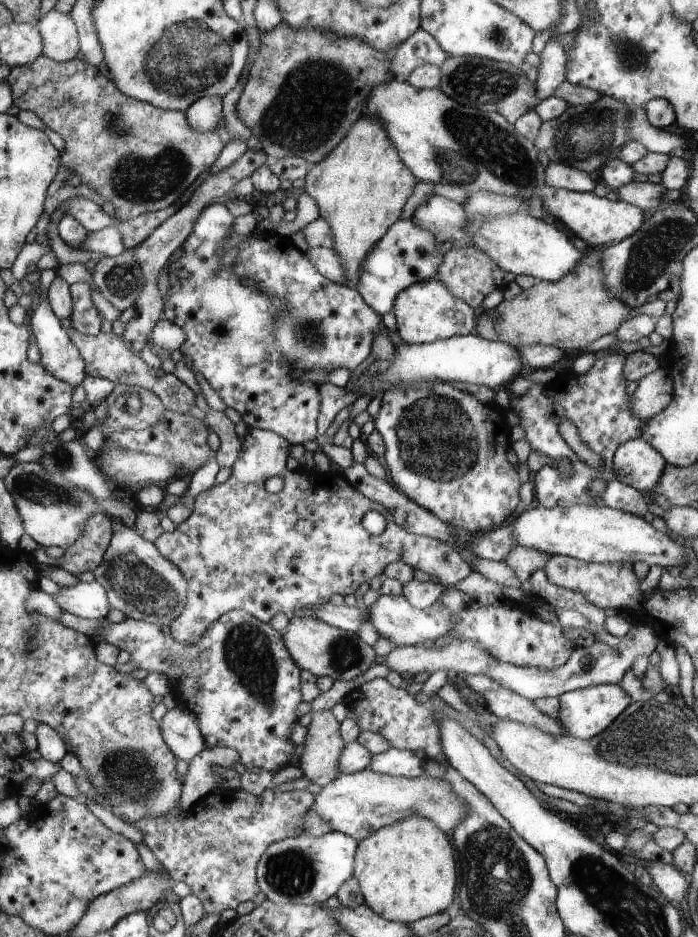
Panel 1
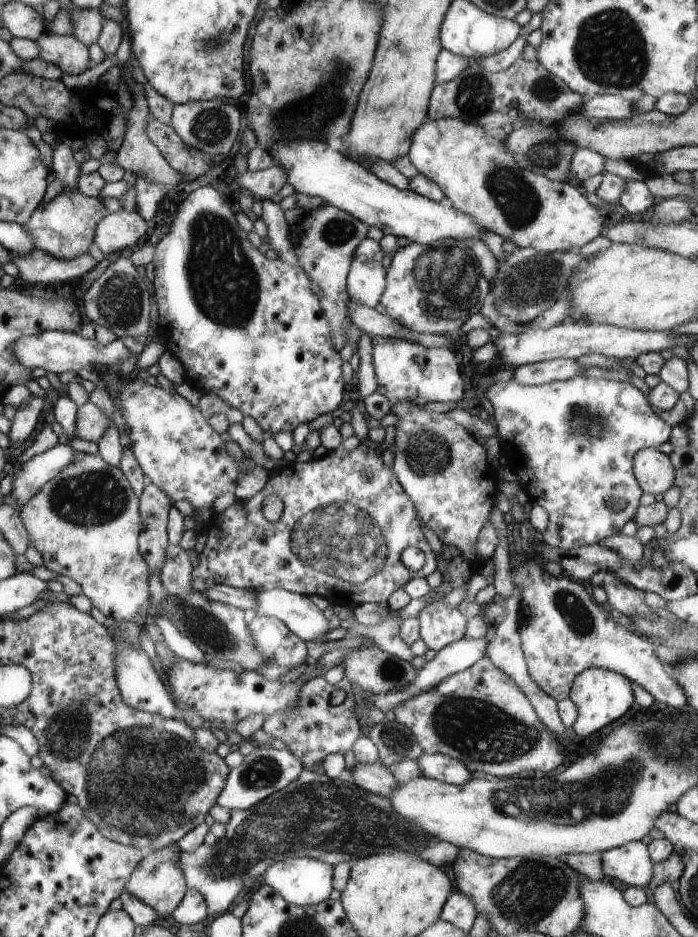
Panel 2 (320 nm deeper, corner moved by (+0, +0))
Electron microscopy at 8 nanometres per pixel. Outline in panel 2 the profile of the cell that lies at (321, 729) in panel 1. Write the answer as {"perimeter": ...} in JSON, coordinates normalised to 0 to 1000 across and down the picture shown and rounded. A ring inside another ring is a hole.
{"perimeter":[[[510,813],[504,828],[507,829],[504,835],[516,841],[553,852],[557,852],[572,836],[560,826],[560,822],[544,813],[532,816],[519,816]]]}

